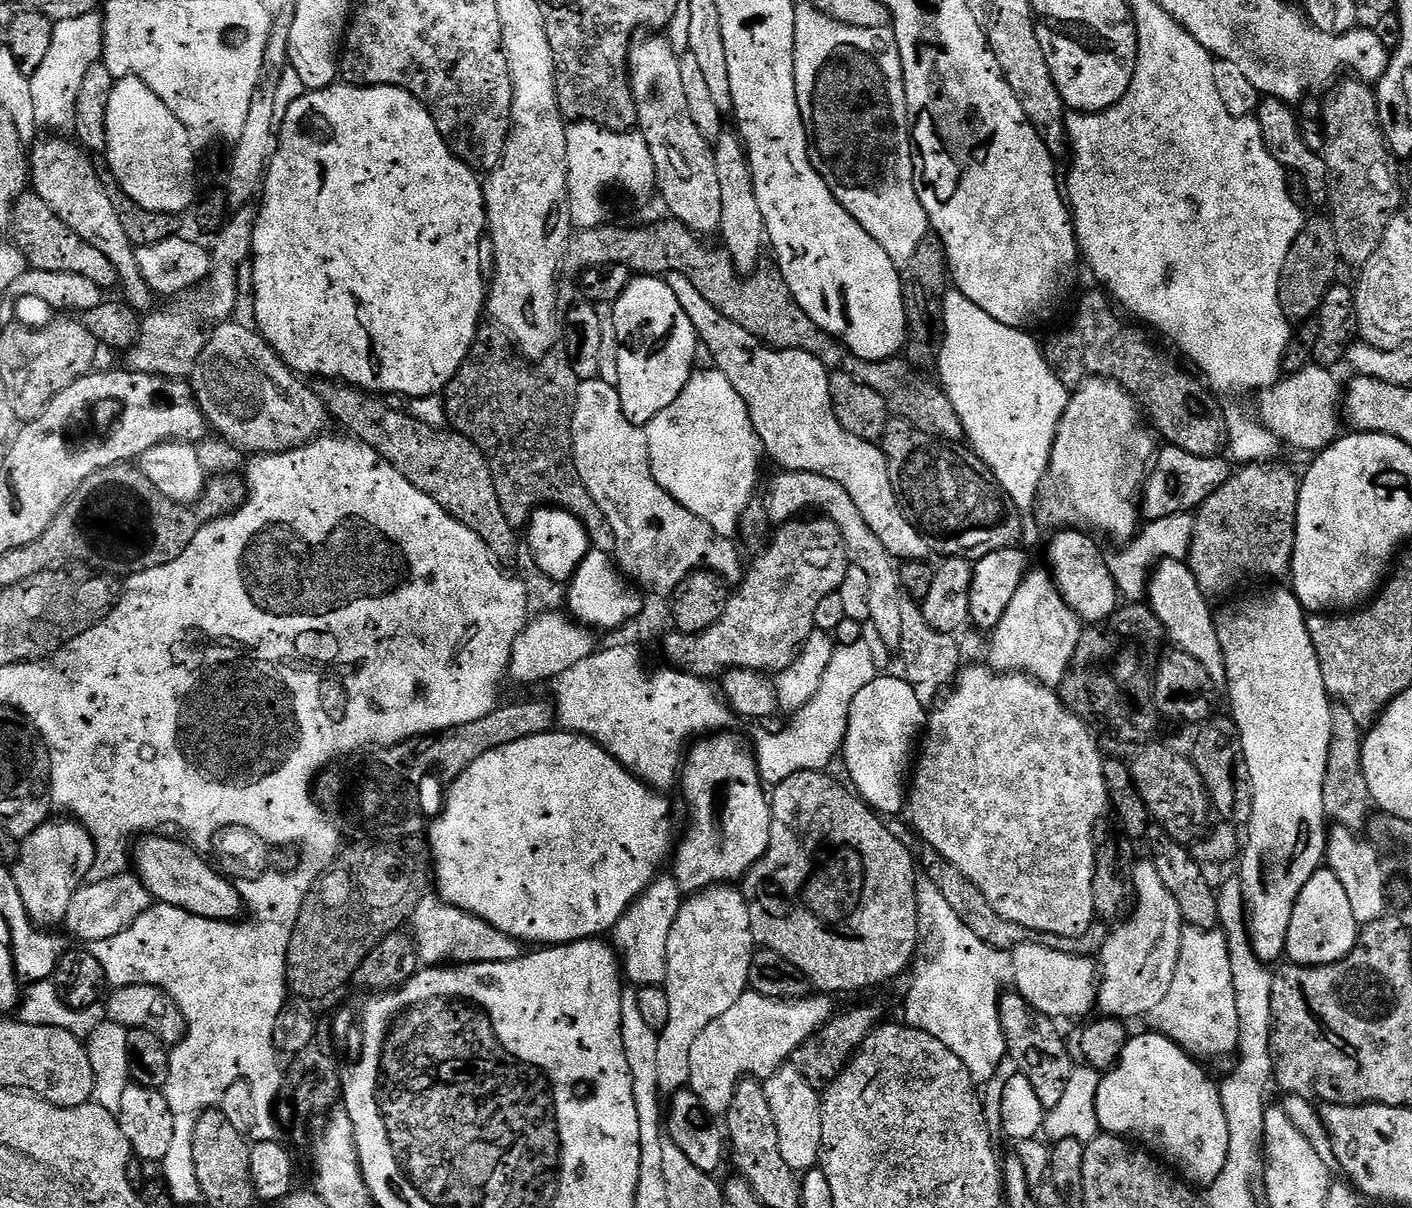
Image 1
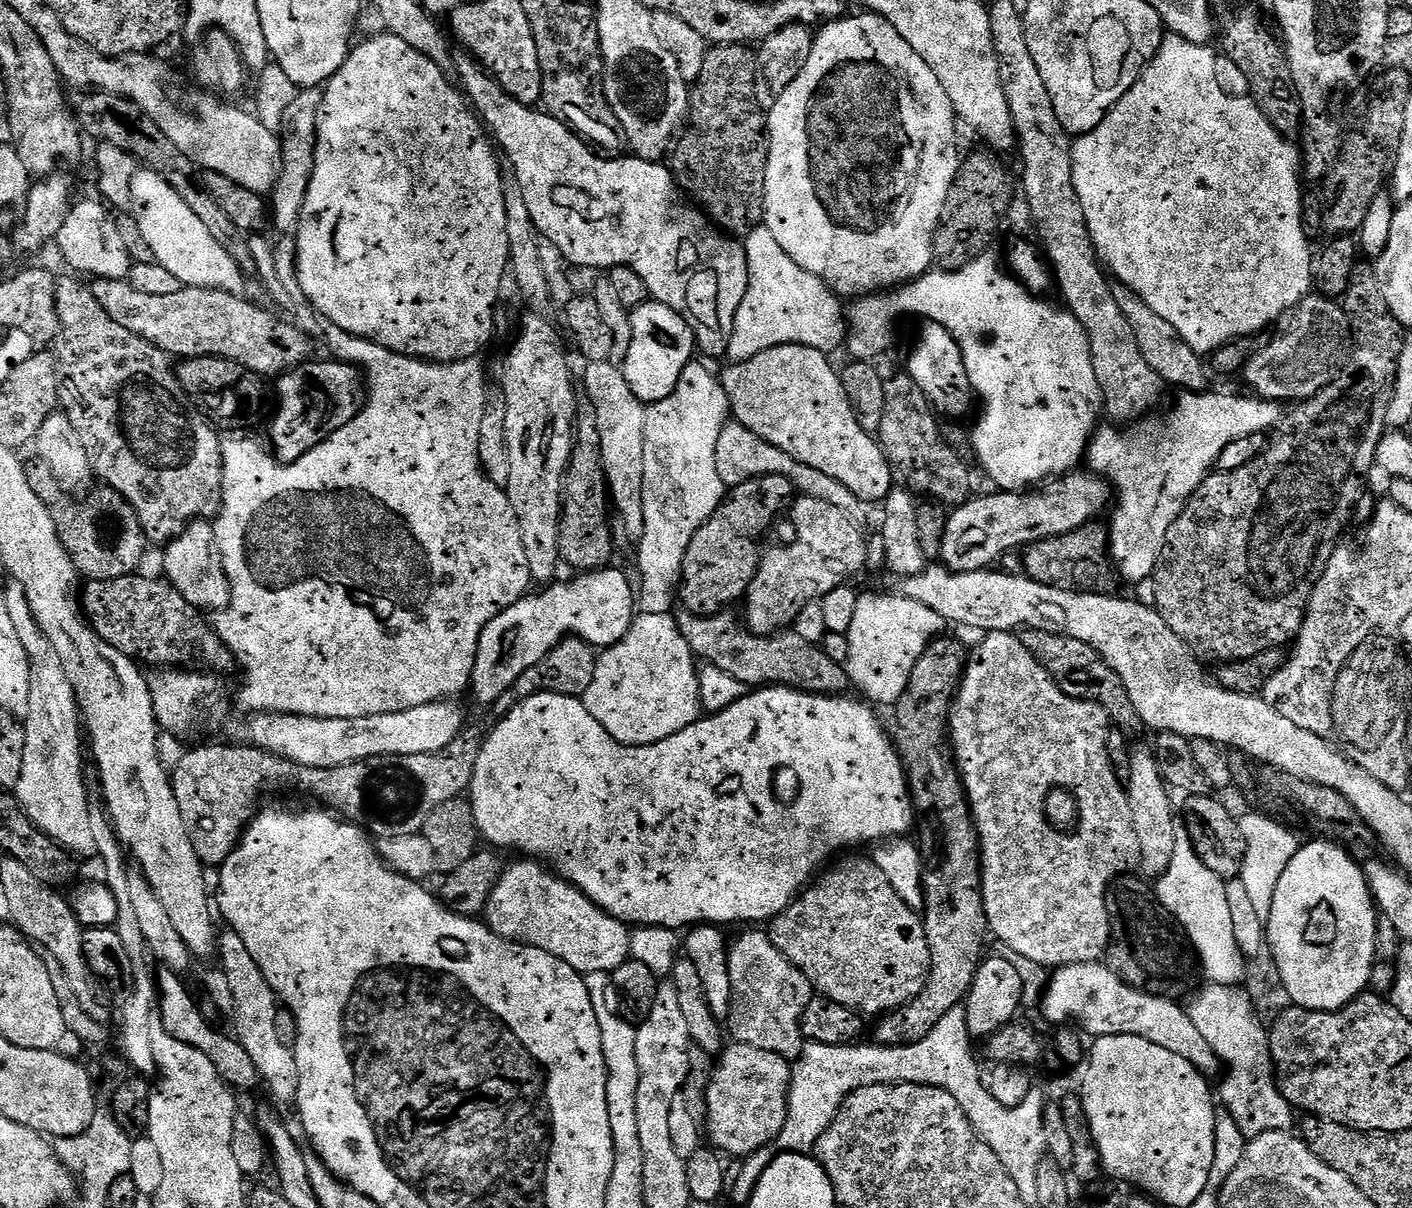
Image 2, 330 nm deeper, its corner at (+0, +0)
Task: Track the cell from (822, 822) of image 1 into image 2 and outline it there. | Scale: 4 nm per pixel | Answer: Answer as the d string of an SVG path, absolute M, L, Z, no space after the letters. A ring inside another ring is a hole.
M875 859L844 860L841 864L835 864L833 863L819 877L819 880L821 879L820 883L817 885L814 882L809 883L801 891L800 895L789 904L786 910L782 910L775 916L770 924L770 935L774 946L778 946L778 950L794 967L802 970L804 977L809 980L813 989L819 995L830 998L834 1002L842 1002L842 1006L854 1010L857 1014L863 1014L865 1017L872 1016L871 1018L879 1018L885 1012L893 1012L895 1008L901 1008L903 1004L910 1002L914 998L918 998L918 994L922 994L922 990L928 981L928 975L932 973L932 955L930 954L930 946L928 945L928 932L924 929L924 921L921 913L917 909L910 907L898 896L898 890L894 890L894 886L890 884L890 878L886 878L886 874L882 874L882 870L877 866Z

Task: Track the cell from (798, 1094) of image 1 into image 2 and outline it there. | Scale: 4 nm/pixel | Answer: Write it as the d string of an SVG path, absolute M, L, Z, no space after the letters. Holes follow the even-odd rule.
M729 1043L724 1051L719 1053L710 1078L706 1121L707 1139L709 1136L713 1140L711 1143L721 1153L729 1152L732 1156L740 1156L739 1158L747 1158L758 1149L771 1144L772 1139L782 1130L782 1126L786 1126L788 1097L792 1090L792 1069L793 1065L785 1056L779 1056L770 1050L759 1049L758 1046Z

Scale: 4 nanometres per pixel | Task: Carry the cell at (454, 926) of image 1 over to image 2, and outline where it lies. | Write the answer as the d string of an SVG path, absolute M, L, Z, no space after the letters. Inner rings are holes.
M532 858L521 859L521 864L509 863L500 875L498 886L488 899L486 923L494 934L503 940L512 940L516 944L528 944L531 948L546 950L554 958L574 966L581 974L594 971L612 973L633 955L632 936L629 925L614 918L606 910L595 904L580 888L575 888L569 880L563 880L551 868Z

